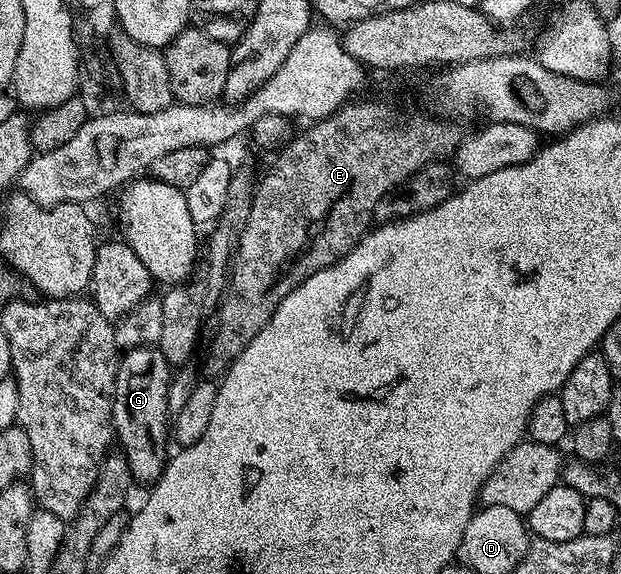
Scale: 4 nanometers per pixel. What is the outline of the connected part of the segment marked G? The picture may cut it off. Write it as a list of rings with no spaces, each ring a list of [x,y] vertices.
[[[143,345],[139,349],[129,349],[119,358],[115,386],[111,392],[111,424],[115,426],[118,444],[123,444],[122,452],[129,463],[132,482],[139,484],[140,481],[144,487],[150,487],[158,481],[169,460],[169,452],[167,453],[167,441],[169,445],[167,396],[172,376],[172,365],[167,362],[165,355],[161,355],[161,351],[157,347]]]

